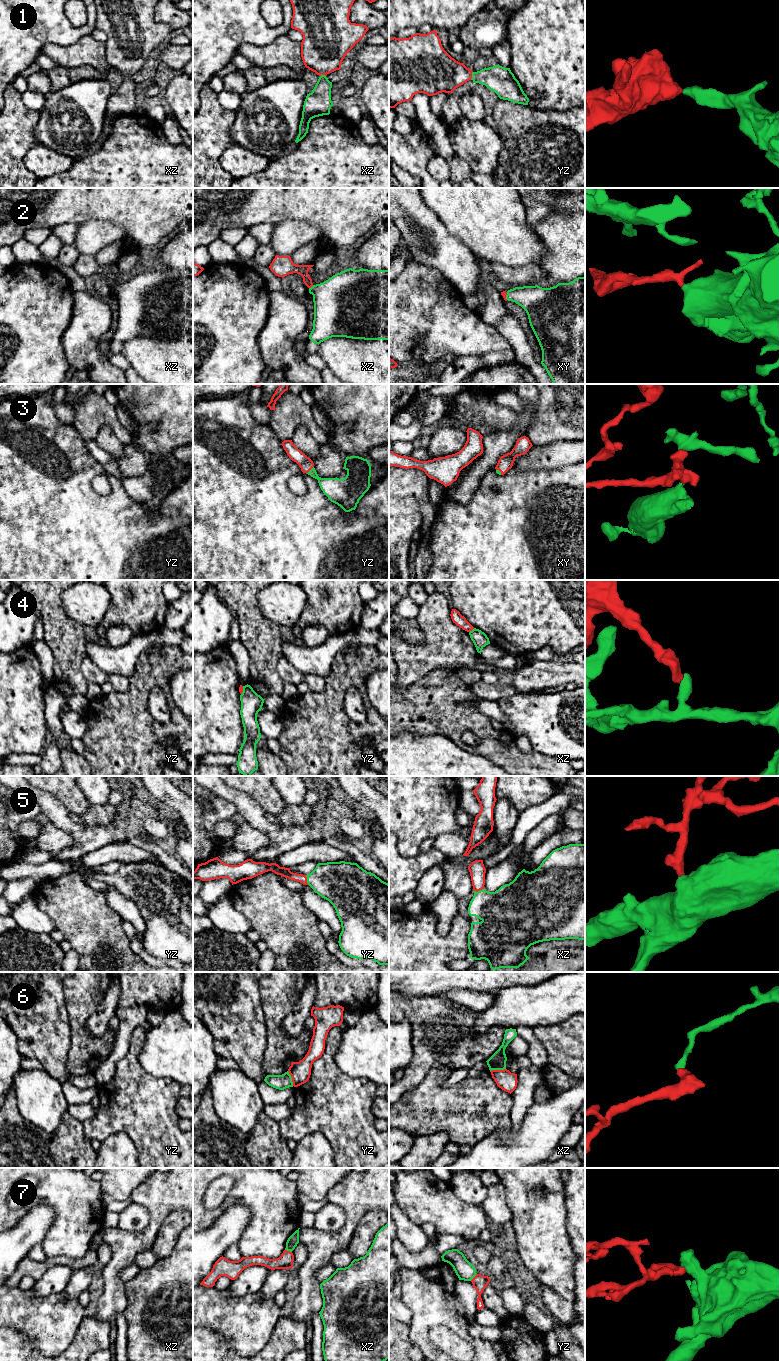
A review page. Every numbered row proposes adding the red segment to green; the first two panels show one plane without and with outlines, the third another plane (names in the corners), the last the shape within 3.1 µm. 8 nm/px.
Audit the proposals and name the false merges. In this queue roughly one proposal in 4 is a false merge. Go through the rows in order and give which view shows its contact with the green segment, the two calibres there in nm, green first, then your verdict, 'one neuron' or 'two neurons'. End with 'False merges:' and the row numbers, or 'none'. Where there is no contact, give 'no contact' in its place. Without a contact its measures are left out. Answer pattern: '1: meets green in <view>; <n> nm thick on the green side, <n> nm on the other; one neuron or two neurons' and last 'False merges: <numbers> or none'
1: meets green in yz; 220 nm thick on the green side, 300 nm on the other; one neuron
2: meets green in xz; 400 nm thick on the green side, 110 nm on the other; one neuron
3: meets green in yz; 180 nm thick on the green side, 110 nm on the other; one neuron
4: meets green in xz; 120 nm thick on the green side, 90 nm on the other; two neurons
5: meets green in xz; 340 nm thick on the green side, 130 nm on the other; one neuron
6: meets green in xz; 140 nm thick on the green side, 160 nm on the other; two neurons
7: meets green in yz; 150 nm thick on the green side, 120 nm on the other; two neurons
False merges: 4, 6, 7

